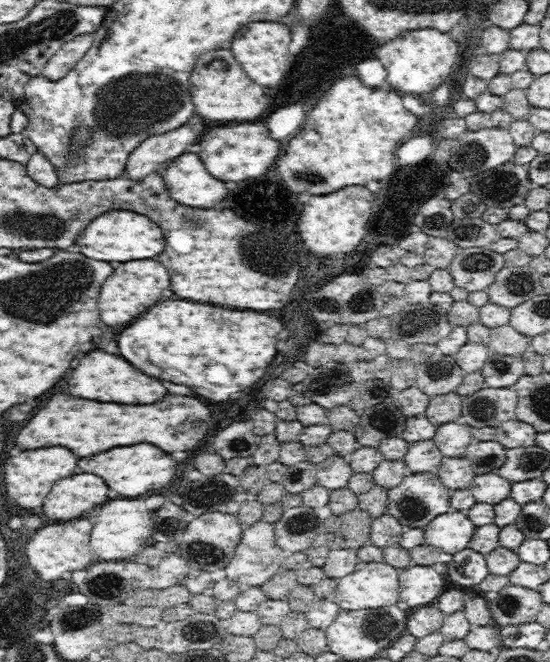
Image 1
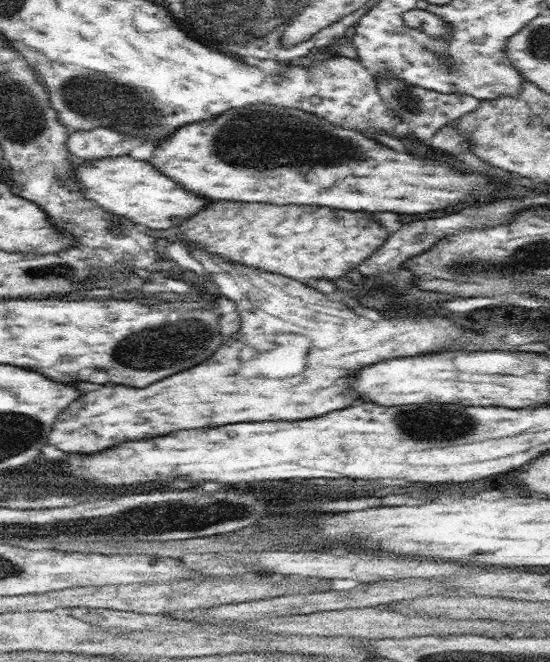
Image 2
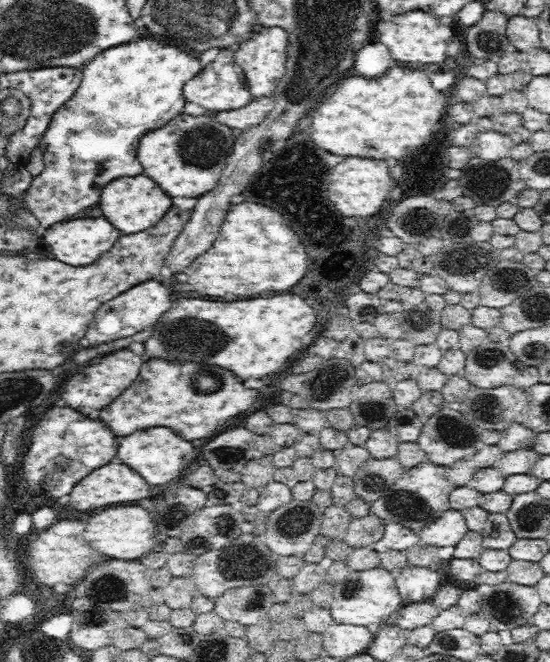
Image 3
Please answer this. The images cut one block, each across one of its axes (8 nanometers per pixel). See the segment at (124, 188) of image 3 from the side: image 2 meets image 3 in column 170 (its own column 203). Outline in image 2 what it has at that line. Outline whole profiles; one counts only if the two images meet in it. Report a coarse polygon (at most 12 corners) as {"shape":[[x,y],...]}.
{"shape":[[130,155],[75,167],[86,198],[152,230],[206,206]]}

